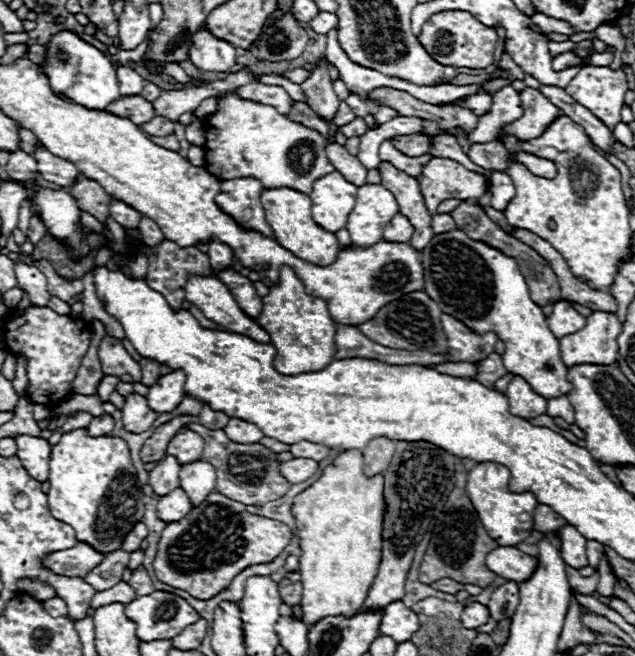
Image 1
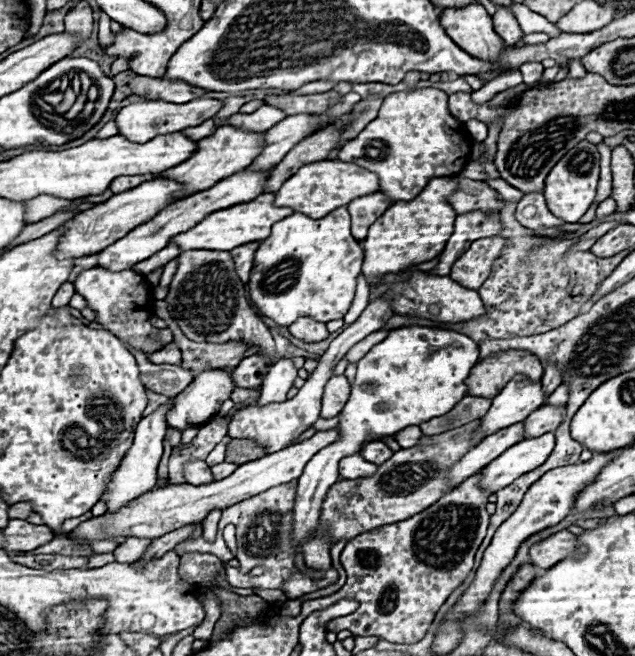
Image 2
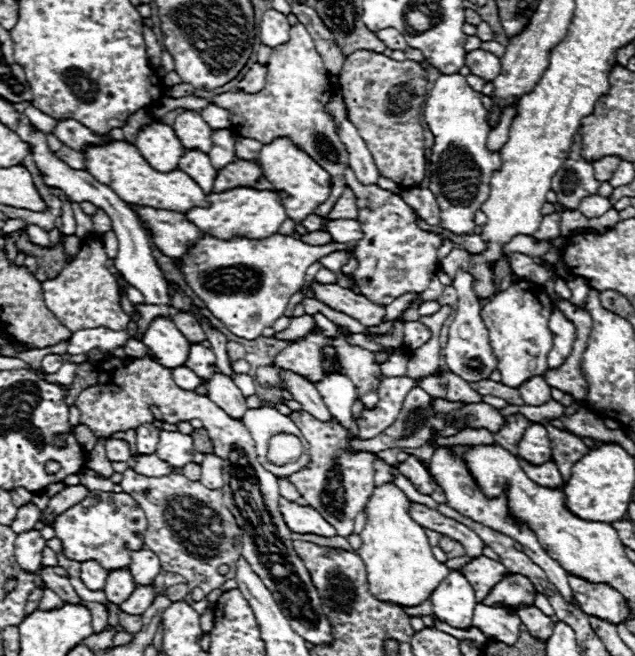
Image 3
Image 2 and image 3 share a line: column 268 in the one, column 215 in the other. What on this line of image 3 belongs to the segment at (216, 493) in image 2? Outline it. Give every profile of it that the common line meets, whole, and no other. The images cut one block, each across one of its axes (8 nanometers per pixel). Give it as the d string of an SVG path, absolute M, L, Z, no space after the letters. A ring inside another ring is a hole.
M206 454L202 462L200 482L206 484L206 488L222 488L222 458L216 454Z

